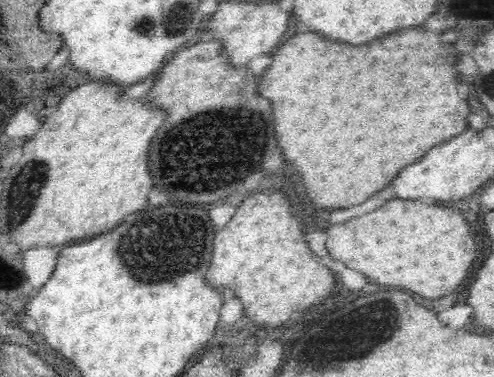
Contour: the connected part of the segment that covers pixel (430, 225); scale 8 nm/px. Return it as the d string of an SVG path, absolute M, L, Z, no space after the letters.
M392 199L373 212L330 225L326 248L332 258L378 284L402 286L428 300L441 300L466 280L476 258L476 242L468 220L440 204Z

